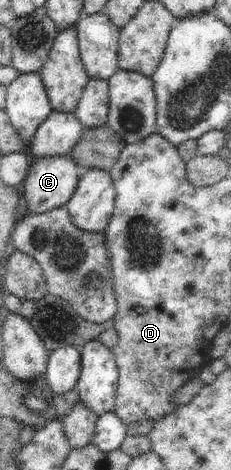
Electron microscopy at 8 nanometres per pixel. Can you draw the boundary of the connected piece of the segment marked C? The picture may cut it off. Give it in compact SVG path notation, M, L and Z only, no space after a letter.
M71 154L32 160L29 172L21 186L21 194L28 204L29 214L45 214L53 209L65 206L75 192L81 176L86 172L74 160Z

